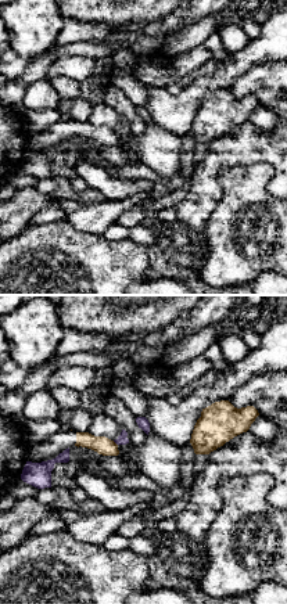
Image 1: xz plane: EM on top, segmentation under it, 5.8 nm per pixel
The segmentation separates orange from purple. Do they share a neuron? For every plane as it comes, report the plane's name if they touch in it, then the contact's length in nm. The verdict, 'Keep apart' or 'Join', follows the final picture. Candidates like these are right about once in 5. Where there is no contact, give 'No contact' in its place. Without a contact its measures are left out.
Touches orange in xz. Shared border 40 nm

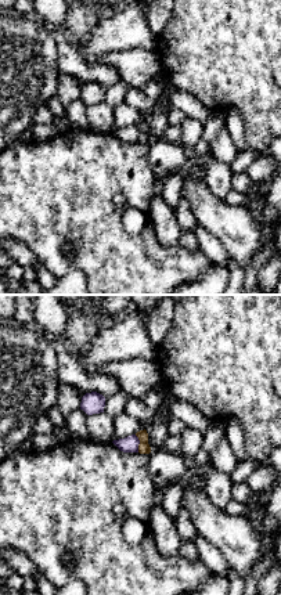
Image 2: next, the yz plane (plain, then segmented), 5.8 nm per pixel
Touches orange in yz. Shared border 110 nm

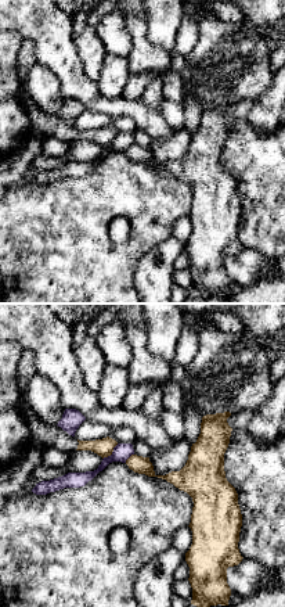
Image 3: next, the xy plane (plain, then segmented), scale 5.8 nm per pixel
Touches orange in xy. Shared border 130 nm

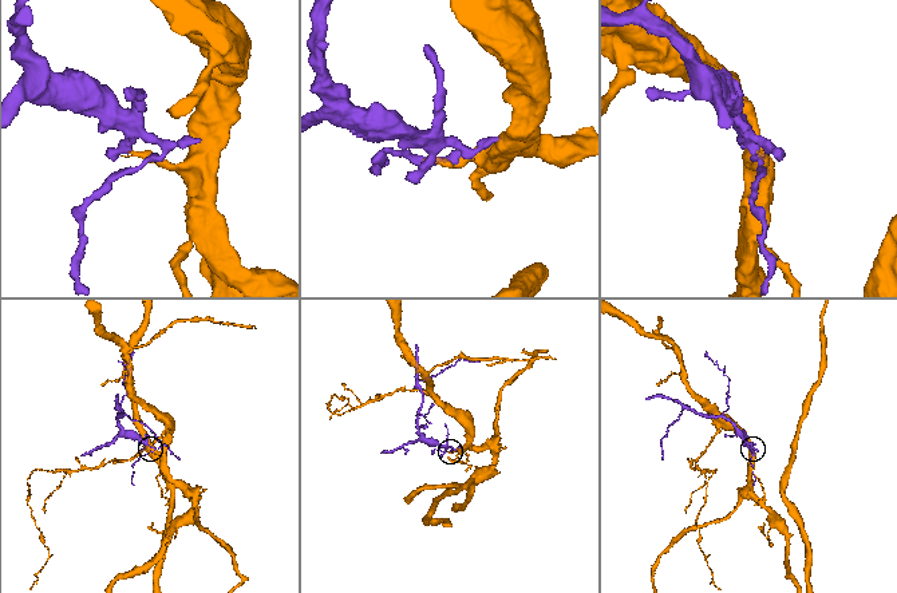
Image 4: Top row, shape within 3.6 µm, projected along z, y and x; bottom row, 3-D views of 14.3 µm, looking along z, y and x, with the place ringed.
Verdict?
Keep apart

